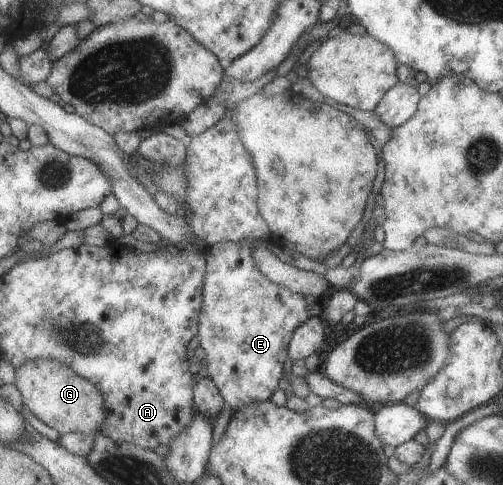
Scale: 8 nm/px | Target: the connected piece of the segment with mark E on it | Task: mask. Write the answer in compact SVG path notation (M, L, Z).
M221 242L209 248L207 252L209 271L205 281L205 305L201 315L200 339L206 350L208 368L206 374L217 383L224 402L231 407L232 415L243 409L245 405L256 404L257 401L269 401L279 389L279 381L283 378L283 363L288 356L288 347L297 327L311 319L305 296L293 293L283 285L271 281L255 265L252 249L239 242Z

